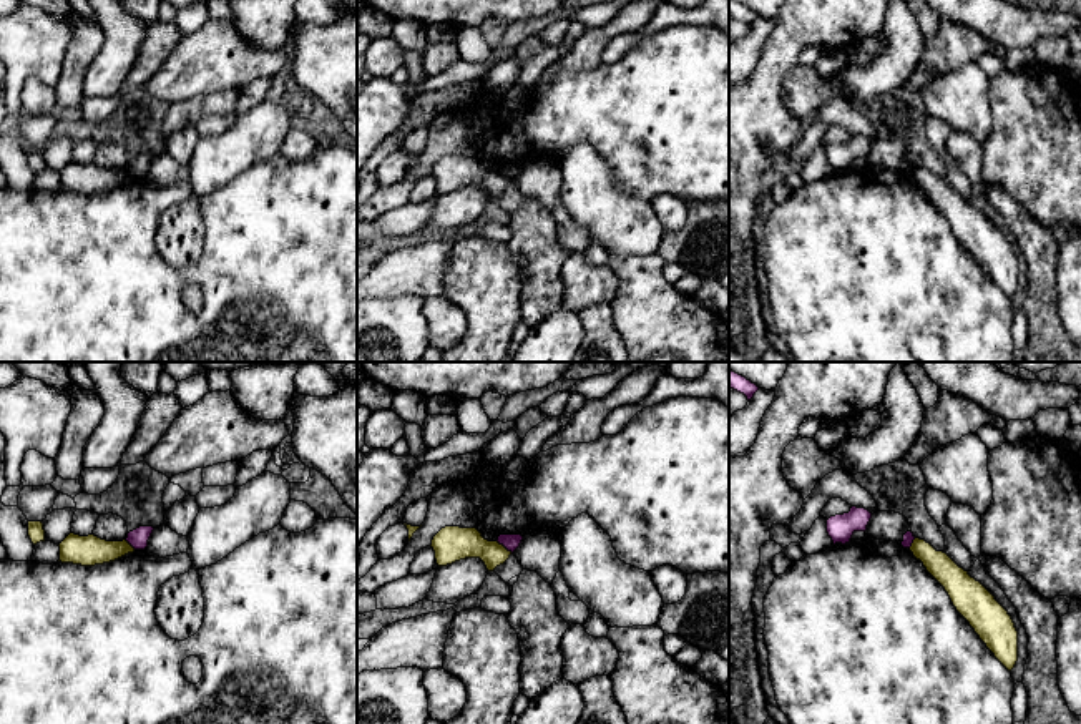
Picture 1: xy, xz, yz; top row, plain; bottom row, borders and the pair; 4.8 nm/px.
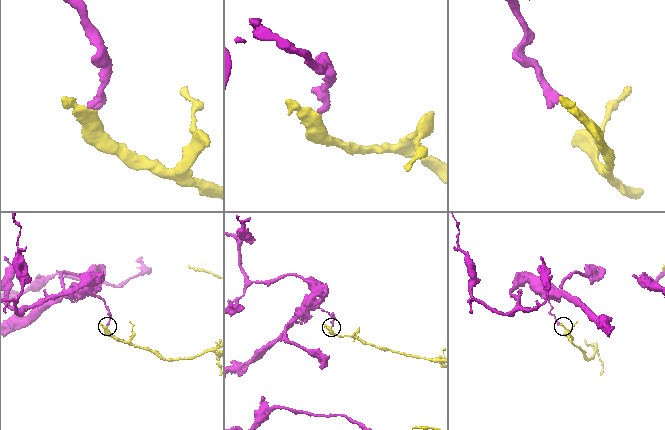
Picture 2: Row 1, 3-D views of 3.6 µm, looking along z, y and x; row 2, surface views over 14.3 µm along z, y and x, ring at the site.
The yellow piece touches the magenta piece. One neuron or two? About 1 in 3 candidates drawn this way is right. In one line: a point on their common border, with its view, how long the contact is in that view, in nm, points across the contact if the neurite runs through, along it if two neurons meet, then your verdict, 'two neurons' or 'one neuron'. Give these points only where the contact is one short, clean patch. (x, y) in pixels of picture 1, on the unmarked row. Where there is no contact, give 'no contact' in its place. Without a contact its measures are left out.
contact xz (503, 175); length 100 nm; border xz (497, 168), (512, 180); two neurons

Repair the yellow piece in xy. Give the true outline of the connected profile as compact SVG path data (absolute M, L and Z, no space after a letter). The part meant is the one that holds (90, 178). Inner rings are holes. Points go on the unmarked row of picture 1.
M70 161L58 174L58 189L81 194L110 191L135 179L126 168L106 169L95 163L80 164L75 161Z

